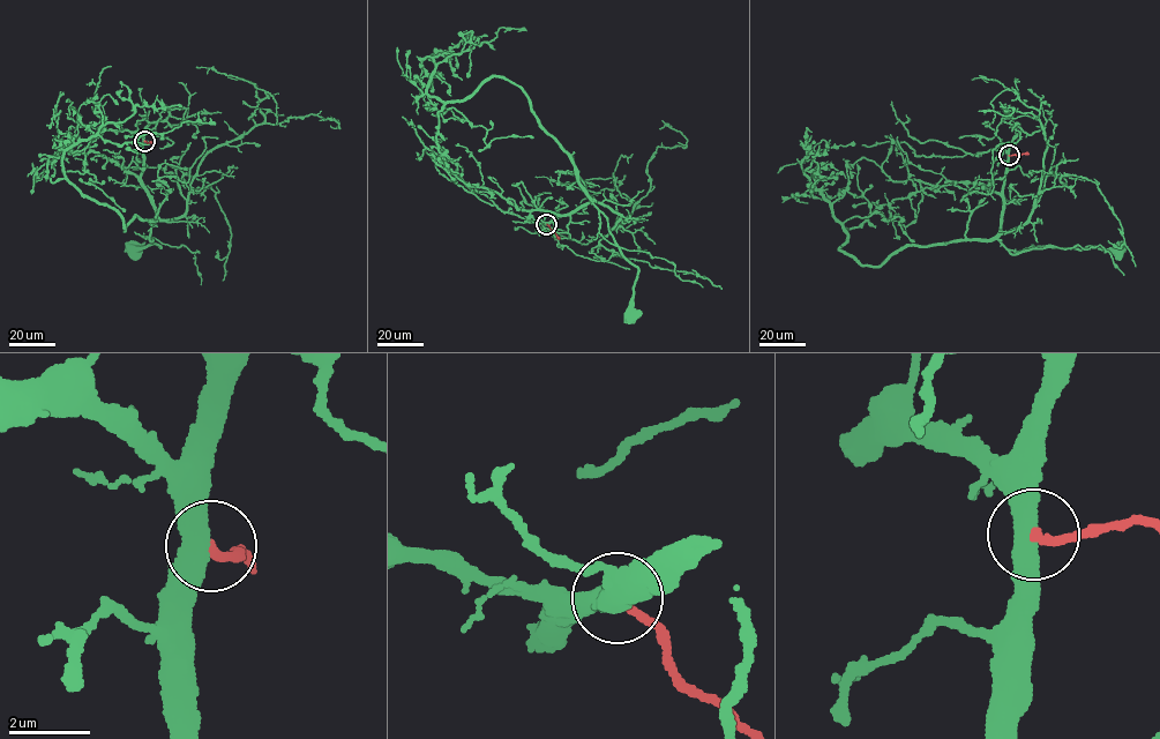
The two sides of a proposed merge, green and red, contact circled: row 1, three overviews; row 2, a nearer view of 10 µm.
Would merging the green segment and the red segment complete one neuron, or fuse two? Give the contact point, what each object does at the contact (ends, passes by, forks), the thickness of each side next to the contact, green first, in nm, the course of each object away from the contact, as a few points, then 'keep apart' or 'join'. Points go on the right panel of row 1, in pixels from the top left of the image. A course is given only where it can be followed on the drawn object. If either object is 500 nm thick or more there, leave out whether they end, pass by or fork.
place (1009, 155); green passes by; red ends; calibres 480 and 220 nm; course green (1009, 155), (997, 238), (1009, 252), (1018, 254), (1046, 247), (1082, 249), (1089, 246), (1117, 251); course red (1009, 155), (1027, 152); keep apart

